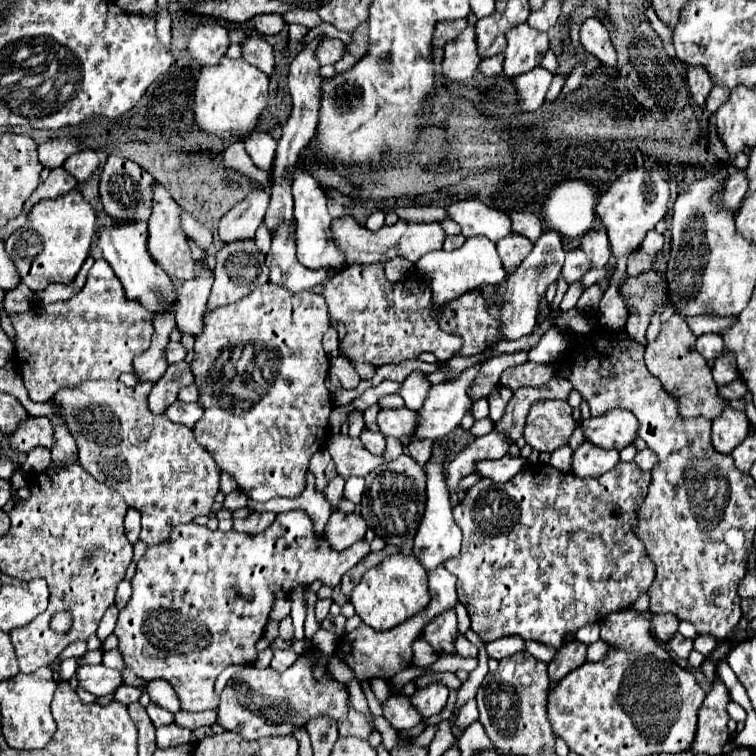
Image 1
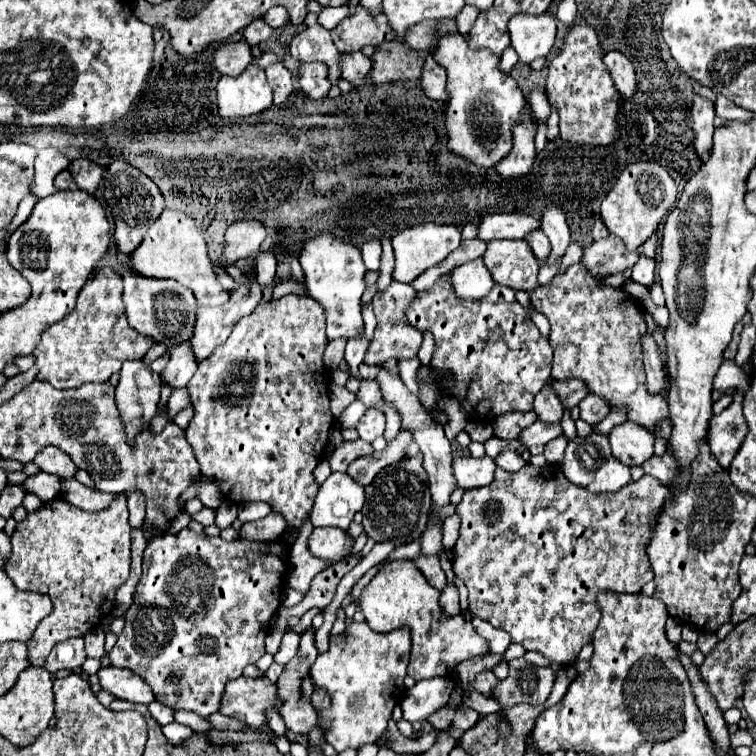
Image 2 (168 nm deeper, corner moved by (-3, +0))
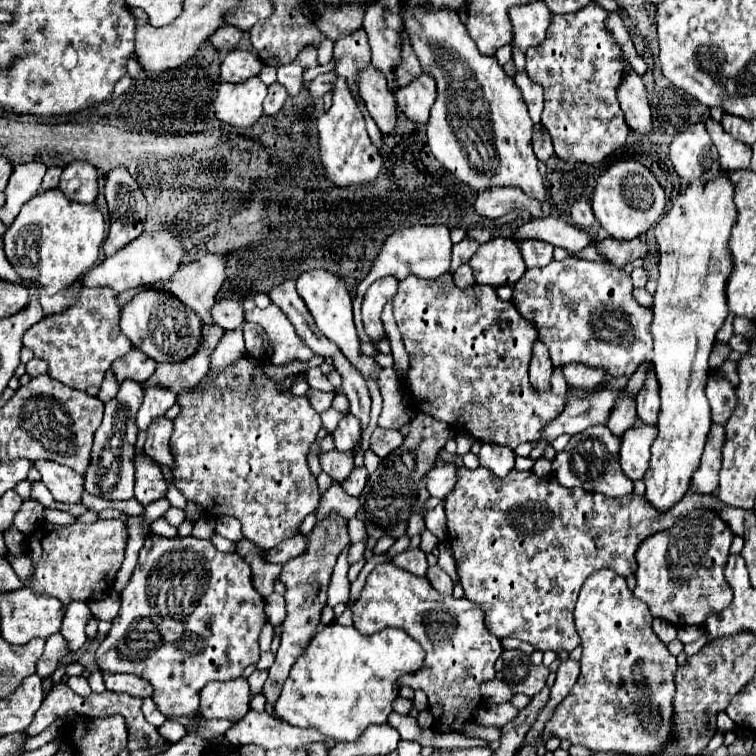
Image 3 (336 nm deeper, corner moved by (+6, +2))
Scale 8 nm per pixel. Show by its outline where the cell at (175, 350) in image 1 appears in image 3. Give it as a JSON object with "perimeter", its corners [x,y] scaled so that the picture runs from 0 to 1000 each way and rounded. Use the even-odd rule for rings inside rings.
{"perimeter":[[[172,463],[172,468],[164,468],[161,474],[148,479],[148,492],[156,508],[161,508],[164,503],[188,508],[193,500],[198,500],[198,495],[204,495],[204,489],[206,479],[198,479],[198,474],[193,474],[193,468],[188,468],[185,463]]]}

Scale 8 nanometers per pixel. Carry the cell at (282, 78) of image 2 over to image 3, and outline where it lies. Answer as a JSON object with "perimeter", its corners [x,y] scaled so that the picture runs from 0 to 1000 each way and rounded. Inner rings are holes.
{"perimeter":[[[368,108],[354,114],[354,127],[349,132],[349,153],[365,153],[376,140],[378,127],[381,127],[378,119]]]}

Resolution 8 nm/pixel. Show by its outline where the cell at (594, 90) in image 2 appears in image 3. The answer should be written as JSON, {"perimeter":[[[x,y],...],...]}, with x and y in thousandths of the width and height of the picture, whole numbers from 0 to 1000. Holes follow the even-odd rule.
{"perimeter":[[[778,5],[765,16],[730,21],[720,56],[696,66],[696,98],[720,116],[717,164],[725,172],[733,204],[749,214],[791,217],[828,190],[833,169],[817,138],[817,114],[825,101],[825,74],[802,40],[804,13]]]}

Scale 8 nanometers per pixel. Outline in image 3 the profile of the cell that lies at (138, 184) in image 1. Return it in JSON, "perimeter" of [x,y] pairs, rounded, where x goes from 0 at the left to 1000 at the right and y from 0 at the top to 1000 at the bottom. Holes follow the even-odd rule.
{"perimeter":[[[164,222],[143,230],[138,259],[146,278],[146,304],[138,320],[138,336],[148,339],[188,310],[193,265],[185,246]]]}

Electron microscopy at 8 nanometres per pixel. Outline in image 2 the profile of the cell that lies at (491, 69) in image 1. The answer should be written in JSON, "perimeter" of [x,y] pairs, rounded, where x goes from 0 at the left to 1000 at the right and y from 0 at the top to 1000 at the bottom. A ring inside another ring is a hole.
{"perimeter":[[[673,61],[665,71],[663,71],[663,82],[660,82],[660,90],[668,95],[668,98],[673,98],[676,95],[676,90],[684,85],[684,79],[681,79],[681,66]]]}

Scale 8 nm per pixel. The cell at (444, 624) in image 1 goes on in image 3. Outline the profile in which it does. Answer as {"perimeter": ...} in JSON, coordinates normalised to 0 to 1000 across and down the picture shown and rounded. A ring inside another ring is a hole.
{"perimeter":[[[569,749],[563,765],[582,786],[598,786],[598,765],[582,749]]]}

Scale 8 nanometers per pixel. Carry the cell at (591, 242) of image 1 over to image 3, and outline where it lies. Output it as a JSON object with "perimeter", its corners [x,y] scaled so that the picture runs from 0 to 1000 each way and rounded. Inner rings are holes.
{"perimeter":[[[767,265],[757,272],[757,294],[772,304],[780,304],[786,296],[786,283],[783,283],[783,272],[778,265]]]}

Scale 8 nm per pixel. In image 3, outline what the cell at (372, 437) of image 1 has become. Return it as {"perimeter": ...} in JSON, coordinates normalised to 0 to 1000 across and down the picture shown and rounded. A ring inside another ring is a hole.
{"perimeter":[[[437,595],[437,598],[431,598],[431,601],[423,603],[423,616],[426,616],[426,624],[431,624],[442,635],[452,638],[466,624],[468,606],[466,606],[463,598]]]}

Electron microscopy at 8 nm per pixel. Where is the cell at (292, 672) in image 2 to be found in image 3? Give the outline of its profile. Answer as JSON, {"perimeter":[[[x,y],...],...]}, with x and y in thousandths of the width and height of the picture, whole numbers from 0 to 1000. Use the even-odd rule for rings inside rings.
{"perimeter":[[[437,677],[429,688],[418,690],[413,704],[405,709],[407,725],[394,735],[386,738],[373,749],[370,767],[378,775],[376,791],[378,791],[378,820],[373,825],[376,839],[370,857],[365,862],[365,873],[354,886],[354,899],[349,905],[349,921],[352,929],[362,931],[362,923],[373,915],[373,902],[378,902],[378,892],[384,889],[384,881],[392,876],[392,870],[405,860],[407,847],[413,844],[418,828],[423,825],[423,810],[431,802],[431,780],[437,772],[437,762],[442,754],[442,746],[450,735],[450,730],[463,722],[463,709],[460,709],[460,688]]]}

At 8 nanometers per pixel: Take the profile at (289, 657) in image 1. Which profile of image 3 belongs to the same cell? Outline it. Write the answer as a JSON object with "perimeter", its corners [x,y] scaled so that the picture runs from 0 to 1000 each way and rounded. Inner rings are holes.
{"perimeter":[[[336,886],[336,889],[333,889],[333,894],[328,897],[331,918],[333,918],[333,921],[336,921],[336,918],[341,918],[341,915],[347,913],[347,907],[349,907],[352,897],[354,897],[354,889],[349,889],[349,886]]]}

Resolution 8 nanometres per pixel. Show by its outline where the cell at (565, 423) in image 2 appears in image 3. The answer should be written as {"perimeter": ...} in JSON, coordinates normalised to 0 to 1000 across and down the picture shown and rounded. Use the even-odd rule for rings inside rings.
{"perimeter":[[[741,484],[733,487],[733,495],[730,495],[730,500],[728,500],[728,511],[730,511],[730,519],[733,519],[733,521],[749,521],[751,508],[749,508],[749,503],[746,503],[746,497],[743,497],[743,487],[741,487]]]}

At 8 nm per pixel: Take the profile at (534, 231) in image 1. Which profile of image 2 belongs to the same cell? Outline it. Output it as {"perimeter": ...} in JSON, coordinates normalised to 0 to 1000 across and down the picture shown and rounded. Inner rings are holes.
{"perimeter":[[[705,304],[705,307],[700,307],[697,312],[694,312],[694,317],[700,320],[700,325],[702,325],[702,331],[708,333],[708,339],[713,341],[713,344],[718,344],[718,339],[724,339],[724,333],[726,333],[726,328],[729,328],[729,323],[726,323],[726,317],[724,317],[724,312],[718,310],[718,304]]]}

